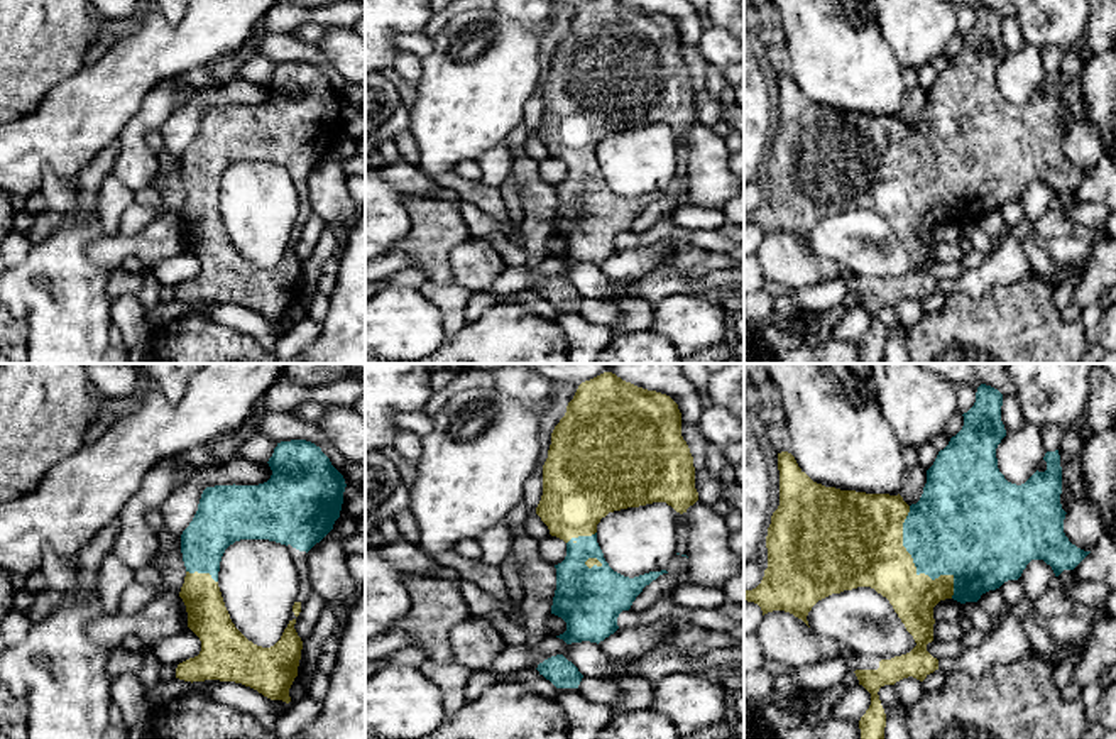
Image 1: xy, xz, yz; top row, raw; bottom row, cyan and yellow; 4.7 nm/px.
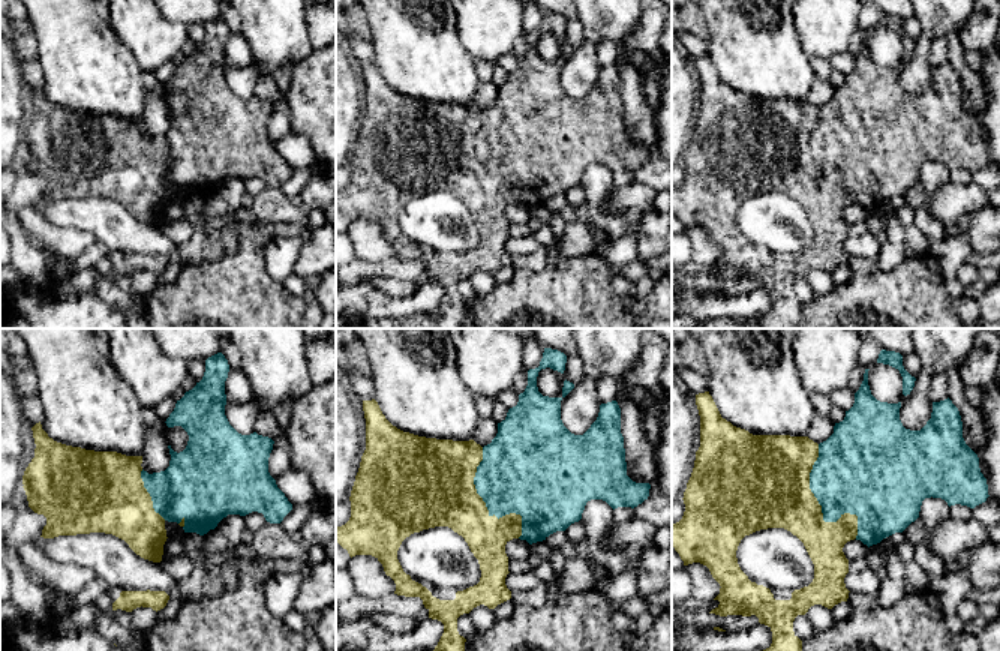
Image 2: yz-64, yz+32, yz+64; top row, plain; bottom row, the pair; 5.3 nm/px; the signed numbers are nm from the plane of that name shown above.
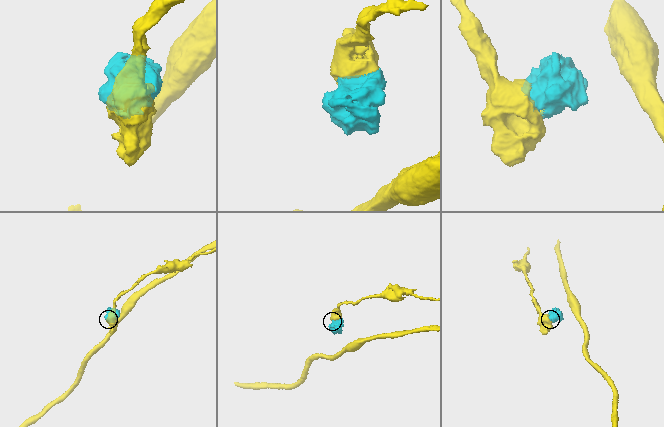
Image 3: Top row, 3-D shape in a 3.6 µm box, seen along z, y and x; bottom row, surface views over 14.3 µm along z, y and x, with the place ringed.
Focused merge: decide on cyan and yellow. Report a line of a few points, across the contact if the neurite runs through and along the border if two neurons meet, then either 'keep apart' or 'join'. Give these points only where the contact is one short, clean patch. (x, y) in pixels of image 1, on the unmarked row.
join

